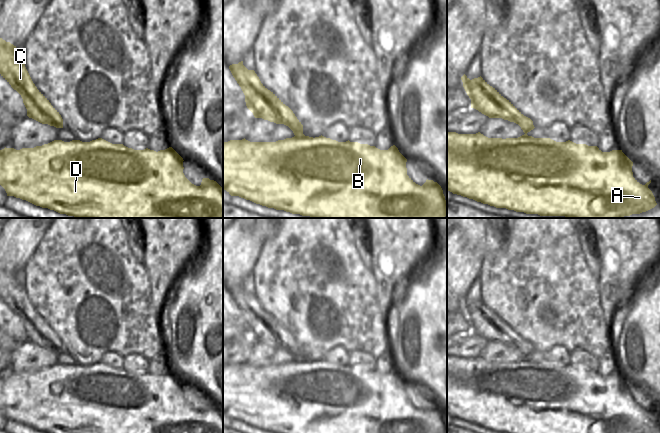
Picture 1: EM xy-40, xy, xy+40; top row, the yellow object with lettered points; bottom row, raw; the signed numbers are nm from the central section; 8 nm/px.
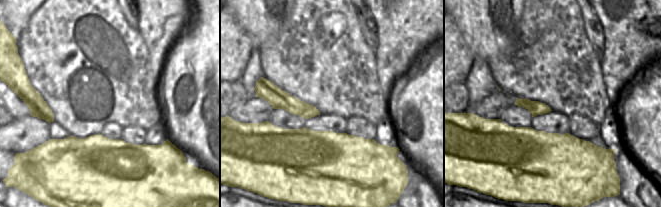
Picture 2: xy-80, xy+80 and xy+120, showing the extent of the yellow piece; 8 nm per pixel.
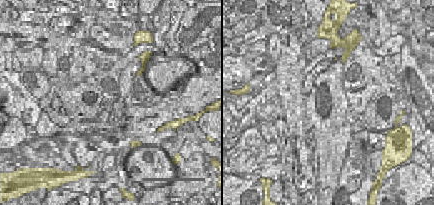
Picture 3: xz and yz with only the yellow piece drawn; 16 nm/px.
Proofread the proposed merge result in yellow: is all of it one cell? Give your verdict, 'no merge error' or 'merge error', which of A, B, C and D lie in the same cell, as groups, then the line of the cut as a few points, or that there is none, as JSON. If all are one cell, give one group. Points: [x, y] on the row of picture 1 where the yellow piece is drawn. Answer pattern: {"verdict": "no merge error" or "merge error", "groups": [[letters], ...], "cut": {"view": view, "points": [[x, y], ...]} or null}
{"verdict": "merge error", "groups": [["A", "B", "D"], ["C"]], "cut": {"view": "xy", "points": [[303, 134], [295, 136]]}}

